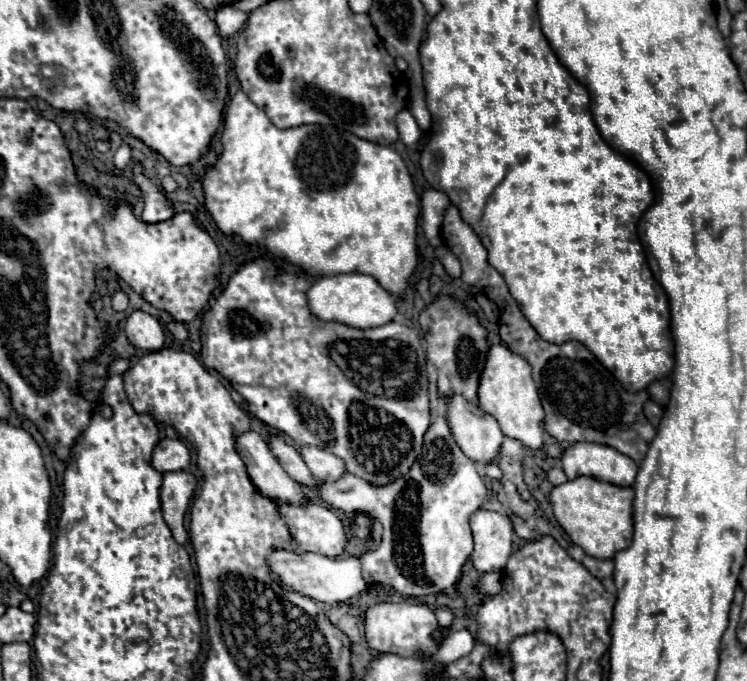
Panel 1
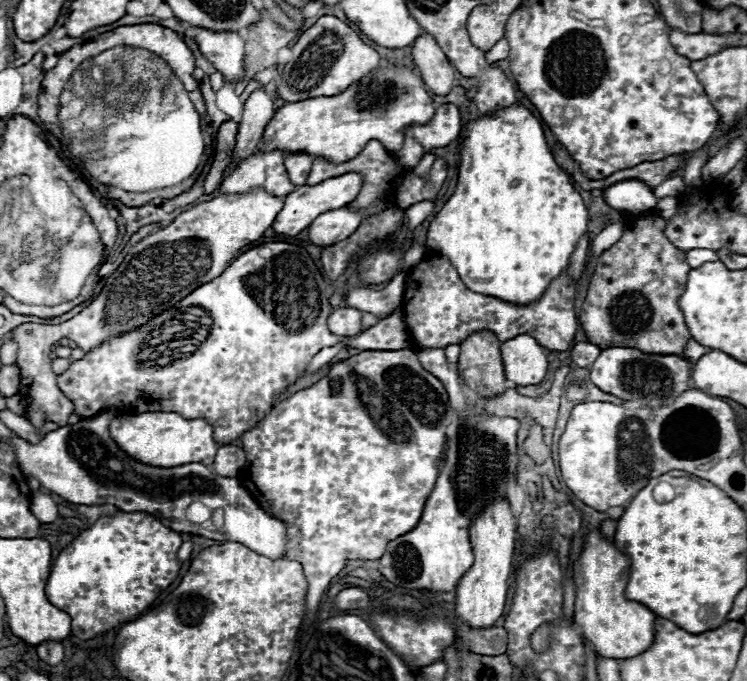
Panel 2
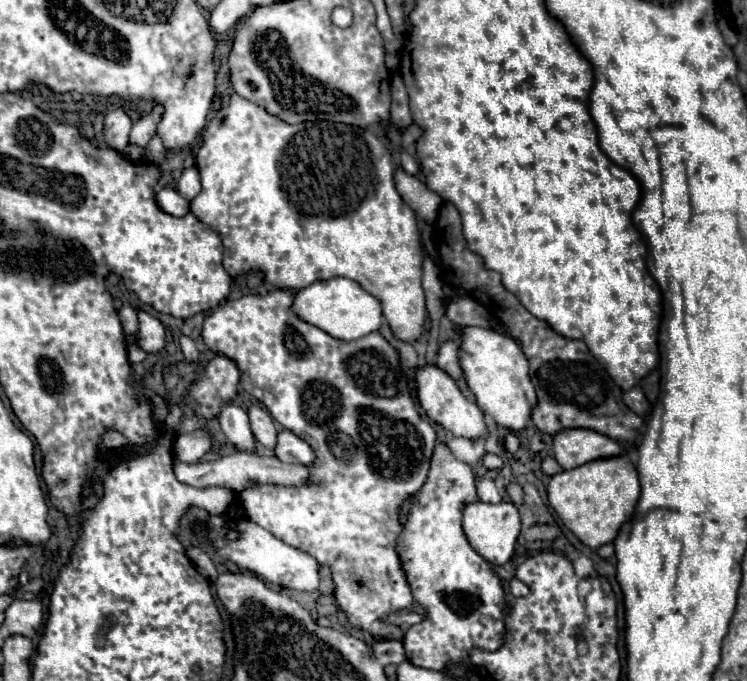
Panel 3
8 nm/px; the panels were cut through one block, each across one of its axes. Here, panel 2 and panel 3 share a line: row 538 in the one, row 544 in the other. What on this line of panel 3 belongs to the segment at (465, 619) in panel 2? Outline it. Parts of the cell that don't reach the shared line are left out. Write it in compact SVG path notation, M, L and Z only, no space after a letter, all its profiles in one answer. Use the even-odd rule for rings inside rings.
M472 502L464 510L464 534L470 542L470 546L484 556L492 566L502 566L510 560L514 554L516 538L520 534L520 514L512 502L500 502L500 504L486 504L486 502Z

